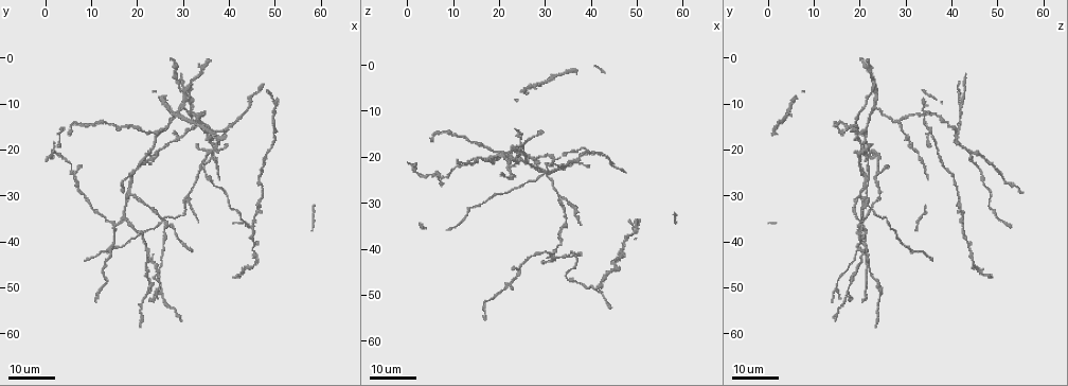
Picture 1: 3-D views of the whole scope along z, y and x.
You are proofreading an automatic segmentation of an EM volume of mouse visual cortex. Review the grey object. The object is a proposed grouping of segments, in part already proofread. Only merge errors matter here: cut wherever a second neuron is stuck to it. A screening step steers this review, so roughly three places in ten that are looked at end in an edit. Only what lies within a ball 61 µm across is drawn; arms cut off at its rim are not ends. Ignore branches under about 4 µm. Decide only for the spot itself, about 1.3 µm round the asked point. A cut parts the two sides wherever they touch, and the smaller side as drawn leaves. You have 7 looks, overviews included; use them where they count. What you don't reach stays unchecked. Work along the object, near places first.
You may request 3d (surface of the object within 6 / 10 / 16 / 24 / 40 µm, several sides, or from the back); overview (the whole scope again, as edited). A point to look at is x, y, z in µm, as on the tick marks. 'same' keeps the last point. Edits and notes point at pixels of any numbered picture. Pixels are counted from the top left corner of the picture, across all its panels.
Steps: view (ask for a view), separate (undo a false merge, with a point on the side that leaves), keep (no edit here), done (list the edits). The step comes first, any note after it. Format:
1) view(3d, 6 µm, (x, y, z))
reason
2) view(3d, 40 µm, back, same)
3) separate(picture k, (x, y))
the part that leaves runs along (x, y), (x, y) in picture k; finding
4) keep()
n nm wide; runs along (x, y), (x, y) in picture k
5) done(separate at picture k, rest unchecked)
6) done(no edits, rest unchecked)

view(3d, 24 µm, (26.5, 36.5, 20.0))
looks like a crossing

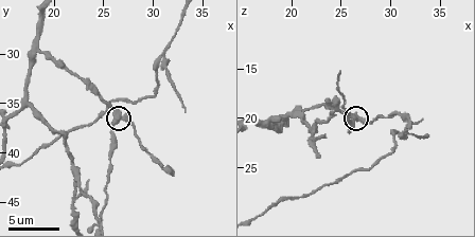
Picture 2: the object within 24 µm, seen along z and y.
view(3d, 6 µm, (26.8, 36.4, 20.4))

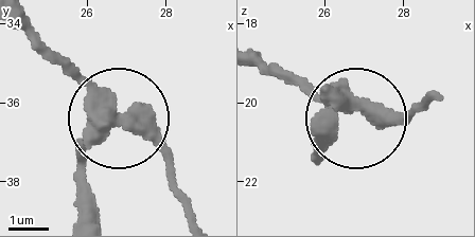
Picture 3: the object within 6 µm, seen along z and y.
keep()
side arm 21 µm; runs along (30, 25), (115, 113), (74, 174) in picture 3; all the same neuron

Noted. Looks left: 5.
view(3d, 16 µm, (24.0, 17.0, 20.0))
four or more arms meet

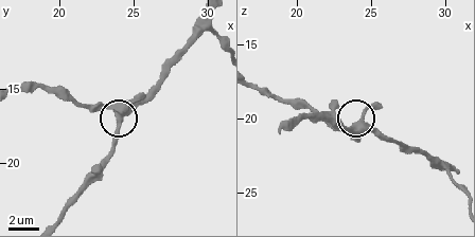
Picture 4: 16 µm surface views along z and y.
view(3d, 10 µm, (24.4, 16.4, 20.0))
closer look

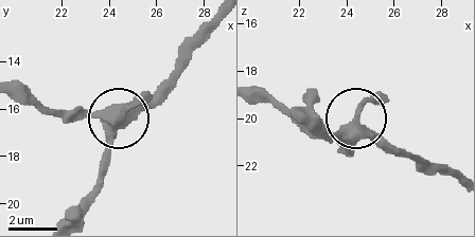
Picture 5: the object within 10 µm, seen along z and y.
keep()
360 nm wide; continuous, no second neuron

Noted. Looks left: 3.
view(3d, 16 µm, (39.0, 15.5, 18.5))
two arms in line, one across

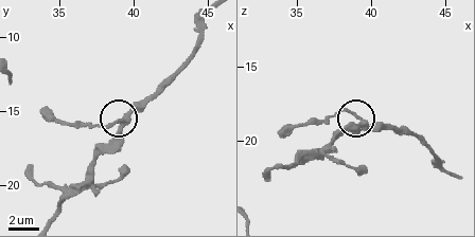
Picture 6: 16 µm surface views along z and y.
view(3d, 10 µm, (39.2, 15.6, 18.6))
zoom in

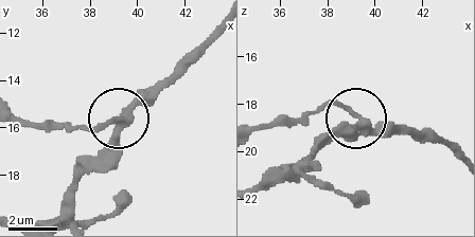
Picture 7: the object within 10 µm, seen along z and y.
keep()
3 arms; runs along (56, 216), (65, 192), (105, 143), (116, 121), (65, 125) in picture 7; all the same neuron

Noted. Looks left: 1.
view(3d, 6 µm, (31.2, 31.2, 21.6))

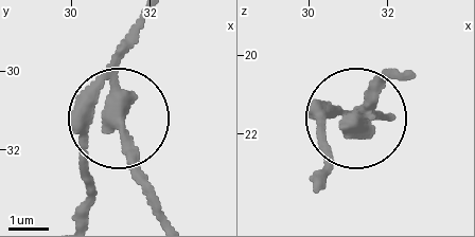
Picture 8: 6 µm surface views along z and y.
keep()
side arm 5 µm; continuous, no second neuron

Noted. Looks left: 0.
done(no edits, rest unchecked)

